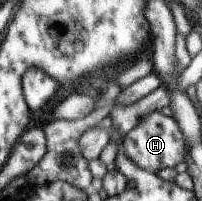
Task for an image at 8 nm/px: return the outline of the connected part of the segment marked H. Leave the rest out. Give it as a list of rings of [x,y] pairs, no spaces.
[[[161,109],[144,116],[140,123],[128,133],[123,135],[122,143],[127,149],[127,154],[143,169],[157,173],[161,168],[175,168],[177,164],[185,161],[186,136],[178,125],[178,120],[173,116],[165,116]]]

